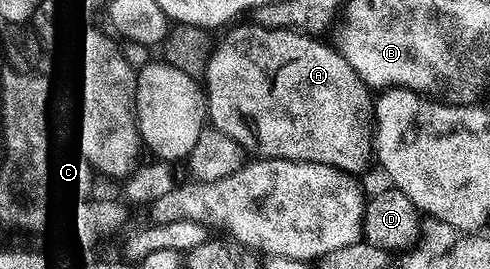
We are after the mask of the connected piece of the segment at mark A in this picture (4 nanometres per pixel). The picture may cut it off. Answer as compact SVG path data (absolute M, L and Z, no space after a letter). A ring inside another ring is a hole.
M254 21L249 23L247 27L230 29L235 31L227 30L222 44L209 52L205 90L215 91L236 114L243 115L250 122L254 139L258 142L259 156L319 163L347 173L364 170L366 162L372 159L374 104L371 88L366 86L337 46L329 47L321 43L321 38L304 30L266 28Z

